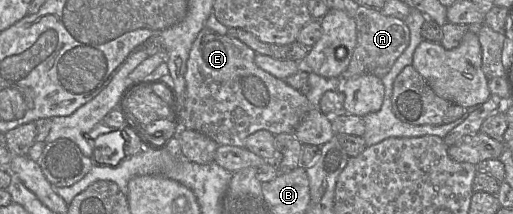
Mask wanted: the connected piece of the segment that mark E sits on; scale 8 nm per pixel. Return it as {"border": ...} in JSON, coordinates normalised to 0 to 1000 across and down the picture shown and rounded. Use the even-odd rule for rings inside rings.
{"border":[[[402,121],[378,187],[361,346],[363,458],[355,603],[386,612],[427,678],[476,687],[483,636],[520,607],[534,631],[573,621],[608,505],[595,435],[503,313],[485,215]]]}

